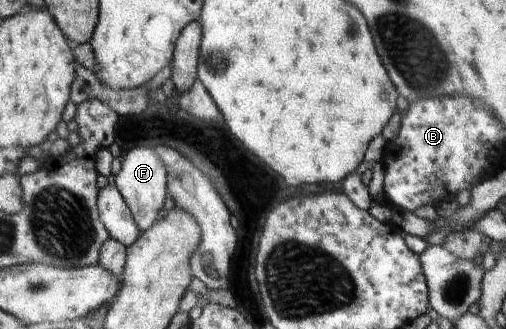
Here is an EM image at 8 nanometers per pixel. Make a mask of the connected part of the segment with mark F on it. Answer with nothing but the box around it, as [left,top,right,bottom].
[115,148,168,232]

